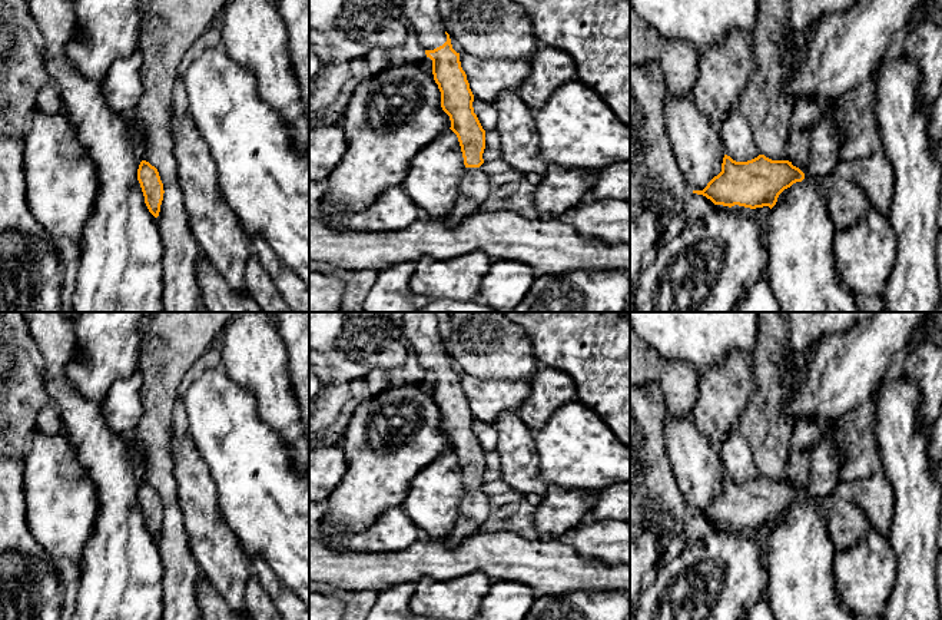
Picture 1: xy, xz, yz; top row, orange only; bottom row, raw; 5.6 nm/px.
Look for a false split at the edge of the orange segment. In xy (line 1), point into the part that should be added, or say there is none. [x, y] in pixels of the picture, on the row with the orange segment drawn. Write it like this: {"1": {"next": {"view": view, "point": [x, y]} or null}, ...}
{"1": {"next": null}}

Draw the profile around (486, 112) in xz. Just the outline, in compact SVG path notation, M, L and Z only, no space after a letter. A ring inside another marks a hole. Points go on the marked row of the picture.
M474 99L472 107L474 107L474 113L477 115L485 132L491 132L497 129L498 112L494 103Z

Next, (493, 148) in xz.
M491 130L490 135L485 137L485 149L482 153L484 162L490 162L501 158L502 139L498 140L494 139L498 135L500 133L497 130Z

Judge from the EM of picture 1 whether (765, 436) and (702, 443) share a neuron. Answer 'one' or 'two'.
two

